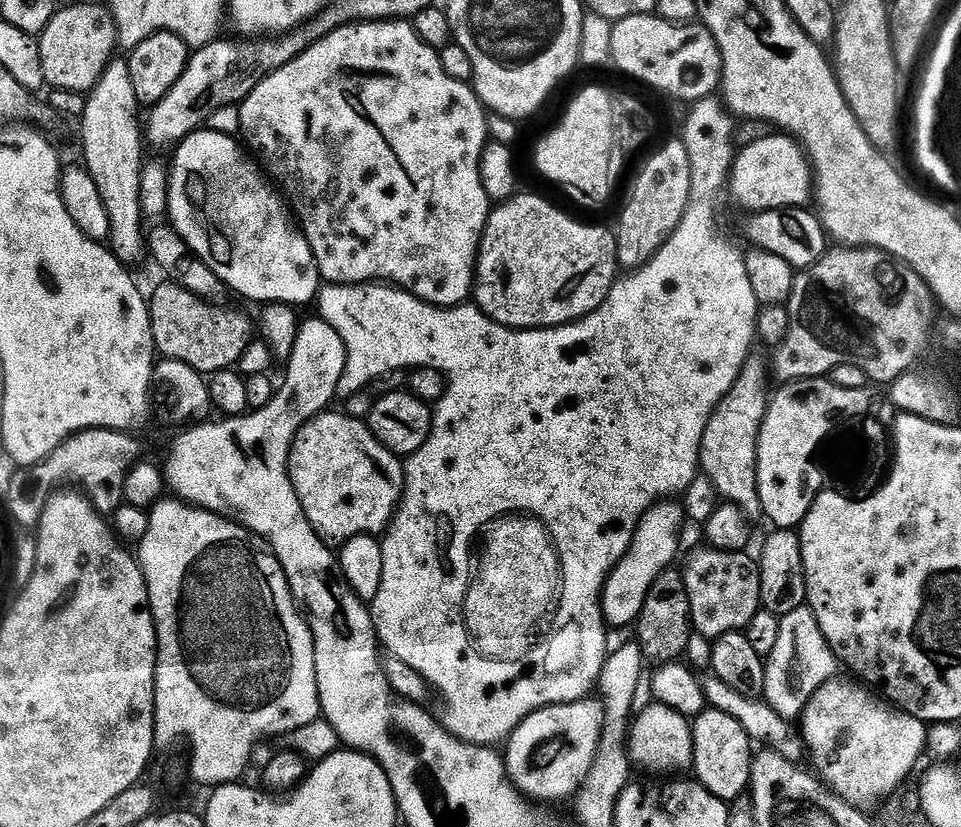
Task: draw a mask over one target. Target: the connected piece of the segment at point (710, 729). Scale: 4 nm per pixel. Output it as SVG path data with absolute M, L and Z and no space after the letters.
M709 707L691 721L693 760L691 767L696 770L695 779L710 794L725 802L733 802L747 793L752 779L754 741L747 730L730 714Z

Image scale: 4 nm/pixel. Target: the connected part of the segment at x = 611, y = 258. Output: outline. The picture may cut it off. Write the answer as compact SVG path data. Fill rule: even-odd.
M517 194L511 200L497 203L488 213L488 225L484 228L484 238L480 242L480 254L476 258L476 282L474 285L474 304L492 320L507 328L556 328L560 324L571 324L583 316L589 316L608 296L613 284L618 279L616 262L616 237L611 231L599 228L596 224L579 224L572 216L567 216L560 208L555 208L548 200L540 196Z

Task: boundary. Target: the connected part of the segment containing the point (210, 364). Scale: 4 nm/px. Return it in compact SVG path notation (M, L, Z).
M178 282L160 284L150 296L153 342L161 357L177 360L195 372L211 374L239 365L248 345L253 342L252 324L244 312L223 308L211 299L196 296Z

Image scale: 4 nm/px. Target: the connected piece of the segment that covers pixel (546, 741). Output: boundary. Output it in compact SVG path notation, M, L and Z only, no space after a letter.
M587 699L576 700L572 704L553 704L550 708L541 708L532 712L522 723L507 737L508 752L506 763L508 777L512 783L533 801L560 800L563 796L575 797L579 793L588 768L596 757L596 747L600 743L600 725L602 716L599 711L592 712Z

